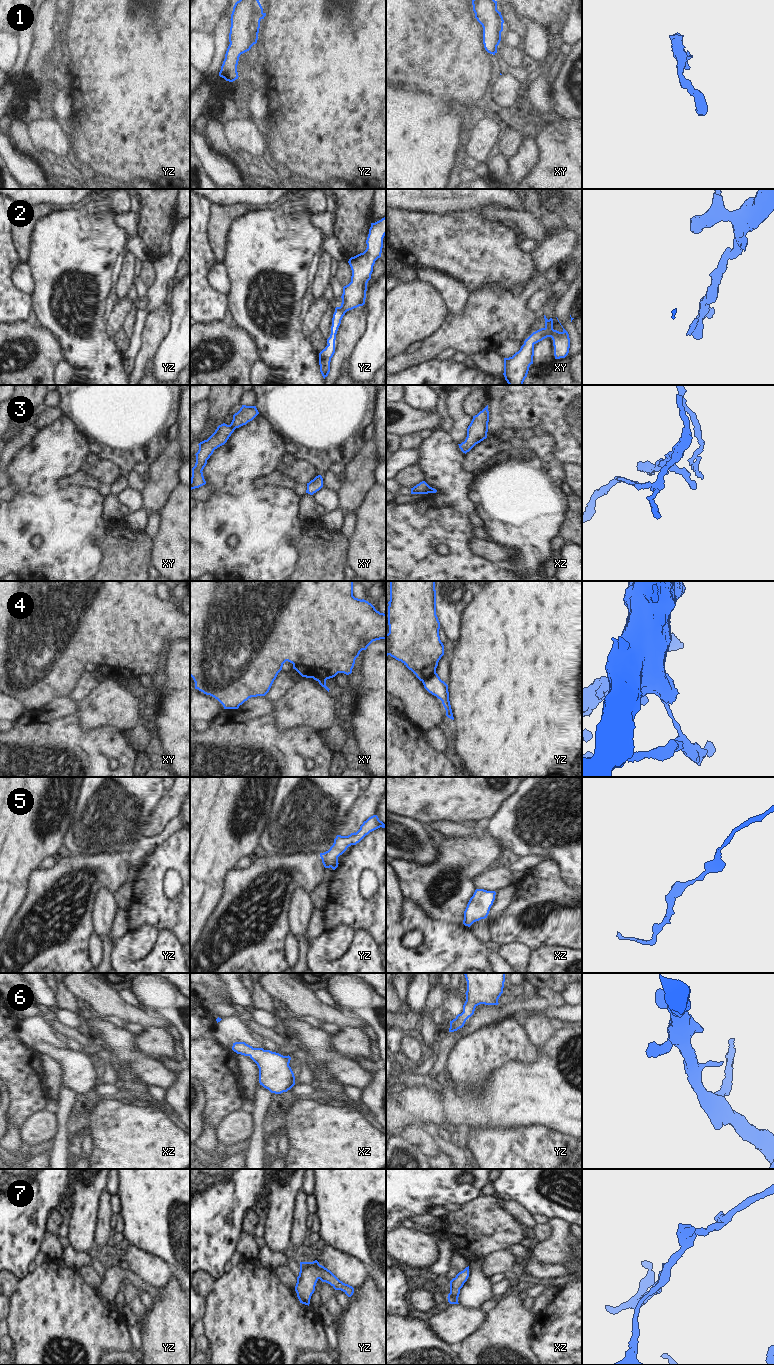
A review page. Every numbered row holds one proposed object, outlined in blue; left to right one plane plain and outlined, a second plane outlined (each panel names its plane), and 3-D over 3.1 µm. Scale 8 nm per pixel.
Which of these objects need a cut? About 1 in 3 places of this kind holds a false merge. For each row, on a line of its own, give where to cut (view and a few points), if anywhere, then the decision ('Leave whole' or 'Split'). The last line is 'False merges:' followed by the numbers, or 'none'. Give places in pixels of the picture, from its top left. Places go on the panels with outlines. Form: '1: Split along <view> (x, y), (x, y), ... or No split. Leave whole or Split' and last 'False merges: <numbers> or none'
1: No split. Leave whole
2: No split. Leave whole
3: Split along xy (230, 424), (234, 429). Split
4: Split along yz (435, 672), (422, 681). Split
5: No split. Leave whole
6: No split. Leave whole
7: No split. Leave whole
False merges: 3, 4.

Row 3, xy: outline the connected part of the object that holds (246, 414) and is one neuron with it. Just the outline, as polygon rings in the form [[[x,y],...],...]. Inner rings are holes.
[[[242,405],[240,410],[233,415],[233,420],[231,426],[236,429],[248,422],[252,421],[259,414],[256,406],[246,406]]]

